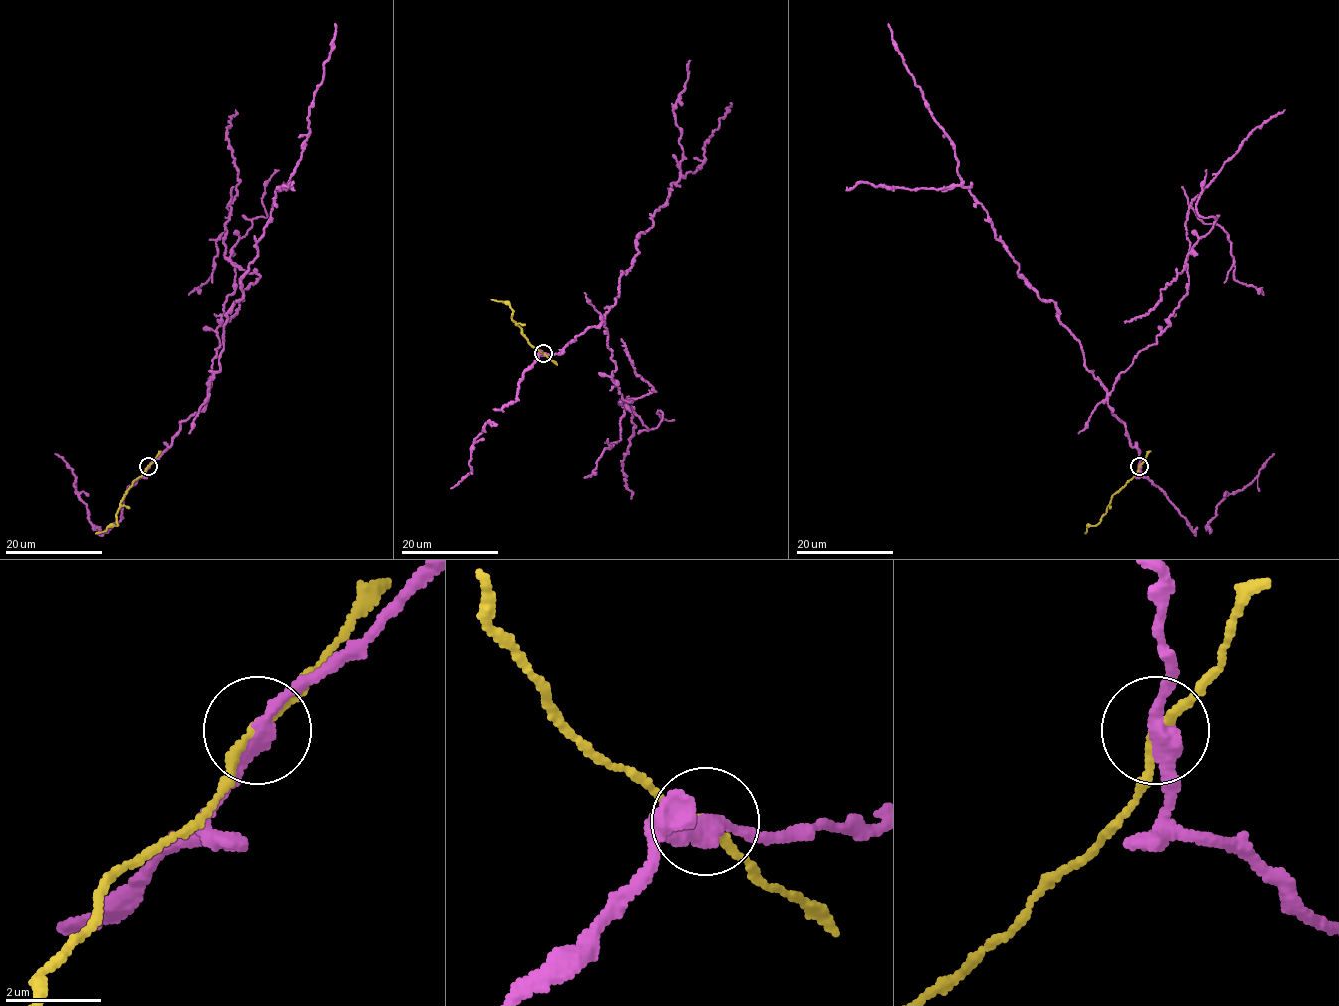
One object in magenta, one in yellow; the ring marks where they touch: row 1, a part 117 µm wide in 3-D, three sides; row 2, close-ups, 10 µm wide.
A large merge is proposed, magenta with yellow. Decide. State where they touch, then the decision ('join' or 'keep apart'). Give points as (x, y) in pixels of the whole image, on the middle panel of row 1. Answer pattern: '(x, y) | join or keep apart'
(543, 353) | keep apart

